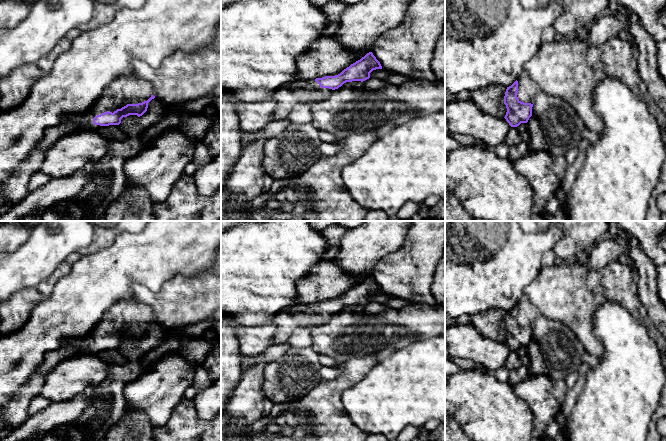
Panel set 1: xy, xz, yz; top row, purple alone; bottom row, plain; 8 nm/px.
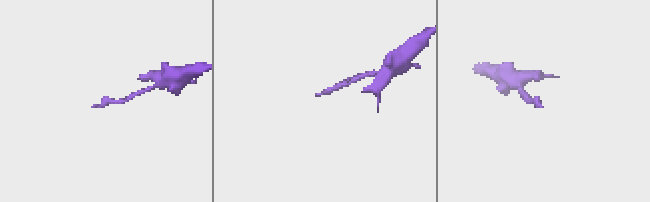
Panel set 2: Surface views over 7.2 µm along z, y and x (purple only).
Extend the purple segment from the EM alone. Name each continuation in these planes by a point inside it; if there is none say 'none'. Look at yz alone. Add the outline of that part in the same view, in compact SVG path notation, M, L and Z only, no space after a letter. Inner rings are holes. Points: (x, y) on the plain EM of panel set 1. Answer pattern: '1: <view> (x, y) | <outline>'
1: yz (528, 313) | M524 296L517 305L517 321L519 325L533 328L537 318L540 316L538 308L533 305L526 296Z

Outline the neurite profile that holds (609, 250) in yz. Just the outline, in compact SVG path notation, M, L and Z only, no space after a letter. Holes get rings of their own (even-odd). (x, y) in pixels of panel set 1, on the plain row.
M609 238L594 245L586 263L589 269L601 269L612 261L618 261L621 254L627 254L627 248L620 240Z

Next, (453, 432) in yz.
M445 416L445 441L472 441L460 428L459 424L449 416Z

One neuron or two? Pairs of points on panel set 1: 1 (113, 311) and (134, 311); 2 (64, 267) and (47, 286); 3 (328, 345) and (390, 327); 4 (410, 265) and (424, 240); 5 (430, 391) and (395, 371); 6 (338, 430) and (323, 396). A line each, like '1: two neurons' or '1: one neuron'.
1: one neuron
2: one neuron
3: one neuron
4: one neuron
5: one neuron
6: one neuron

